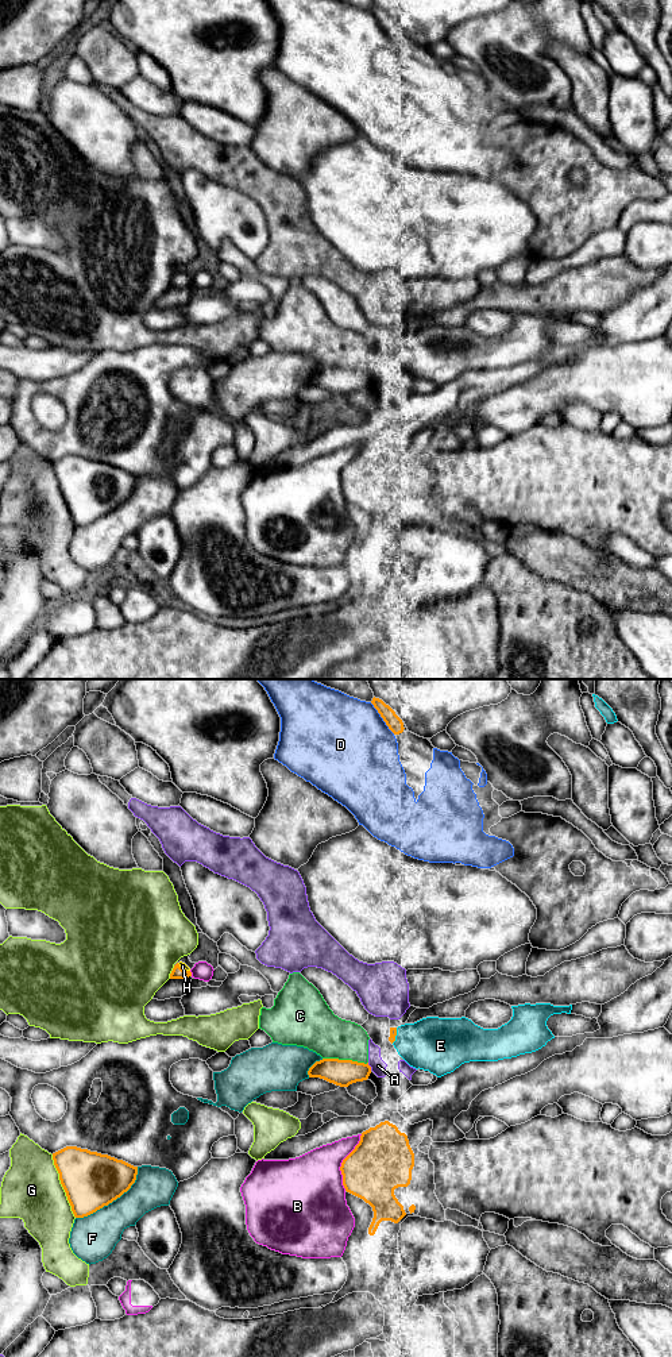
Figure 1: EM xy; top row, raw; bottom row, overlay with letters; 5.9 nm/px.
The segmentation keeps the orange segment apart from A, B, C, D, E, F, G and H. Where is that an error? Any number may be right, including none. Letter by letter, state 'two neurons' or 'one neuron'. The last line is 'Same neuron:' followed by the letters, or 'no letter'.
A: two neurons
B: two neurons
C: two neurons
D: two neurons
E: two neurons
F: two neurons
G: two neurons
H: one neuron
Same neuron: H

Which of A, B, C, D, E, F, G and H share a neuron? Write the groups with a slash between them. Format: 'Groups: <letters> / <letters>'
Groups: A / B / C / D / E / F / G / H

